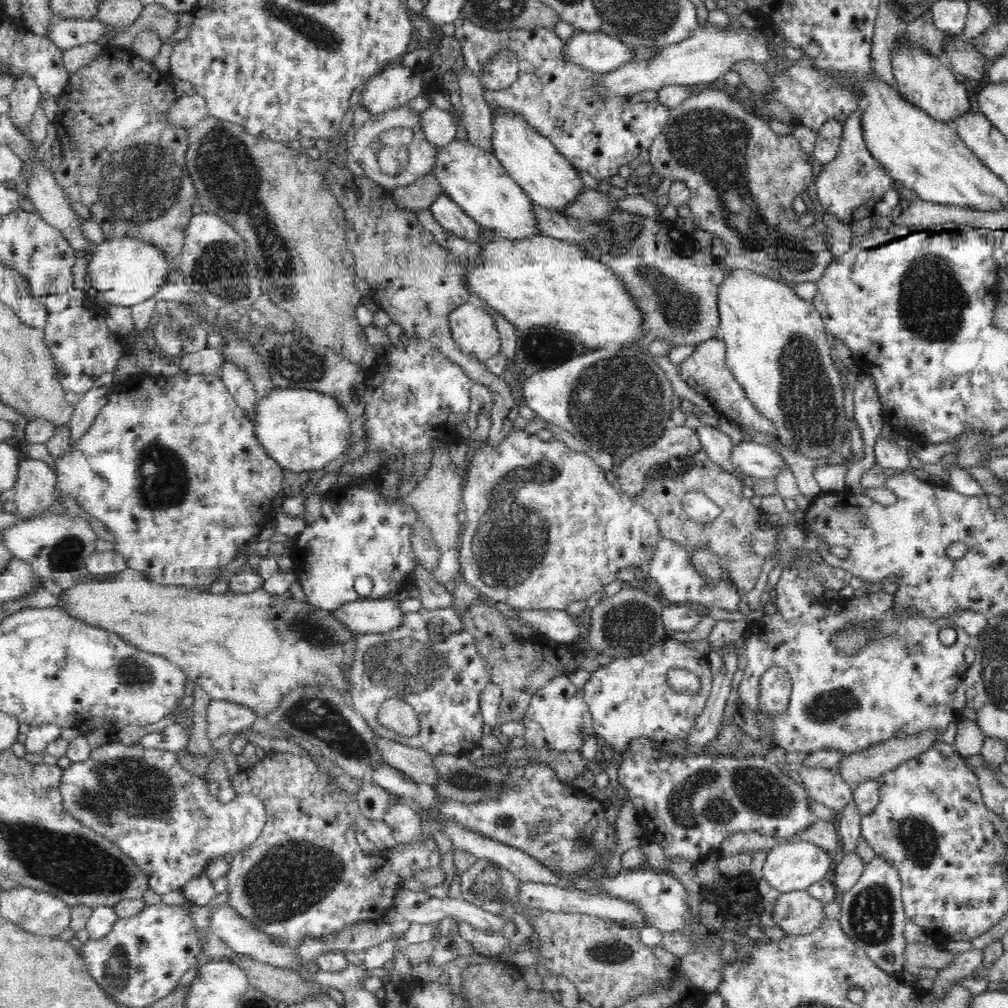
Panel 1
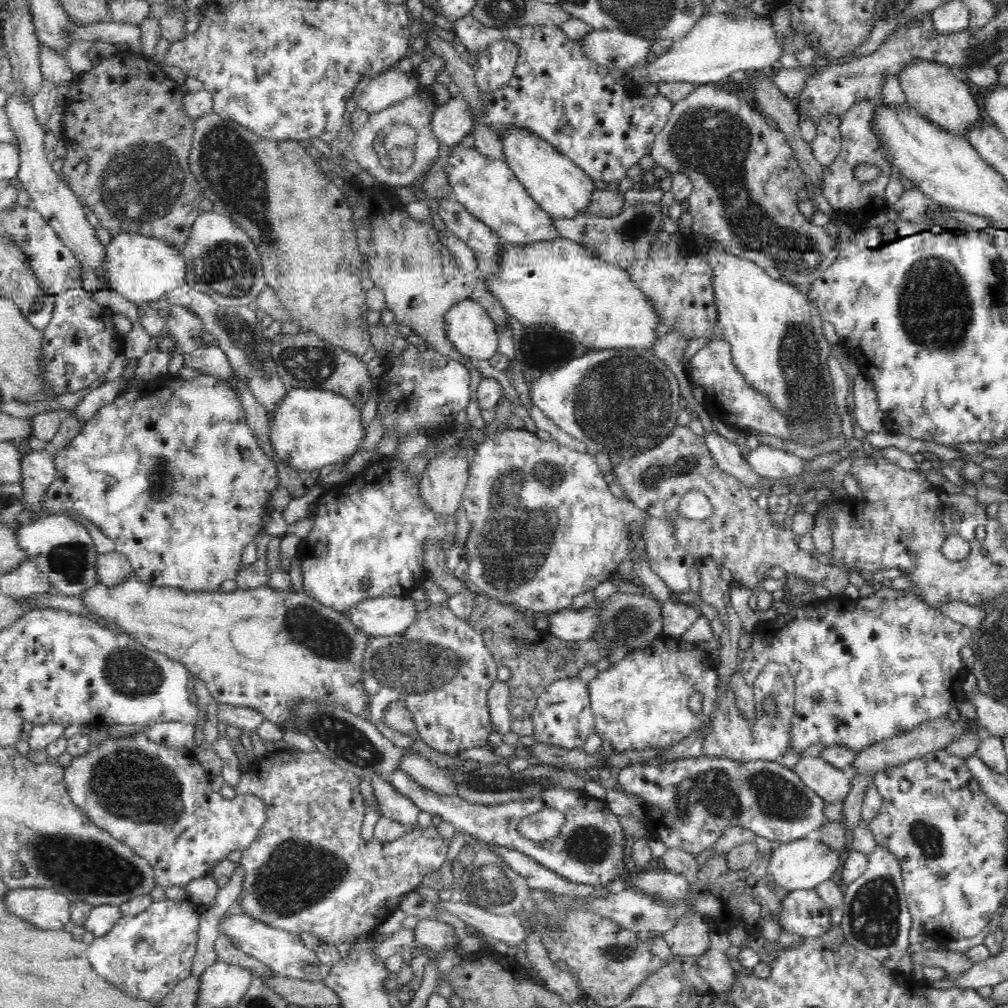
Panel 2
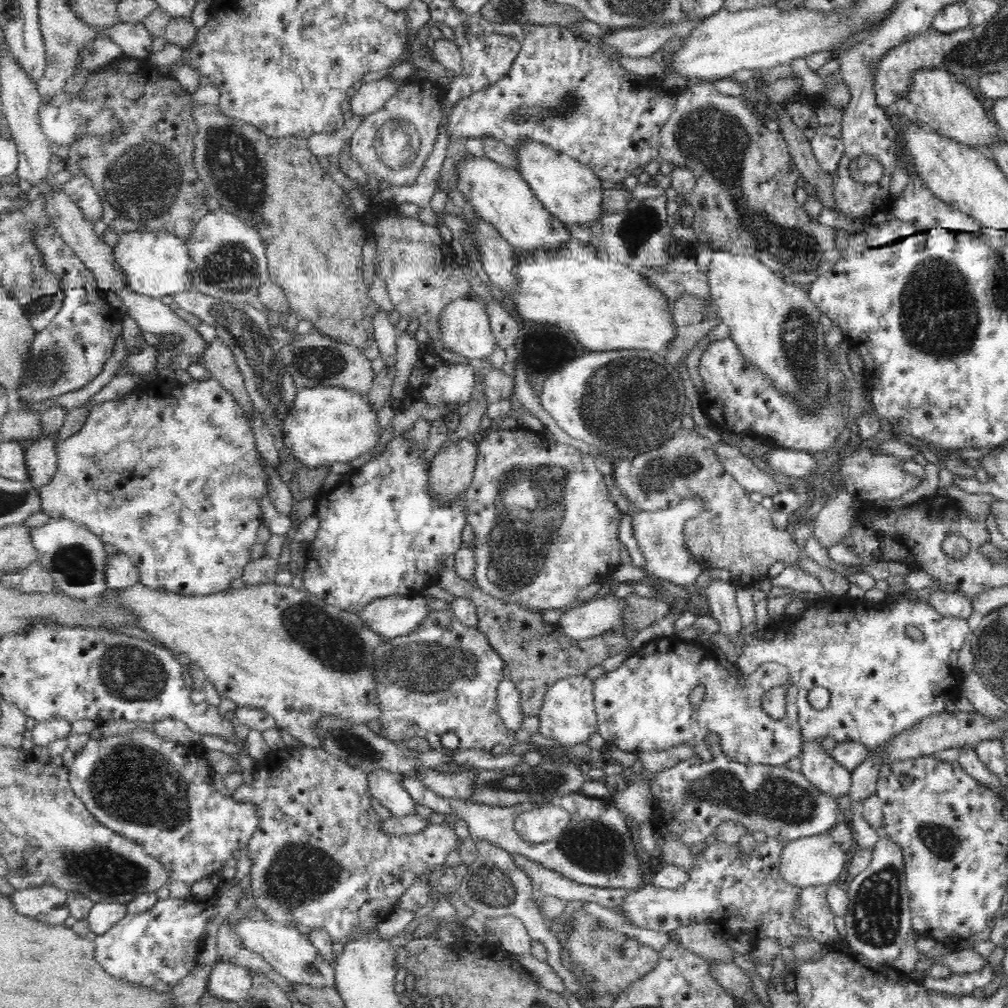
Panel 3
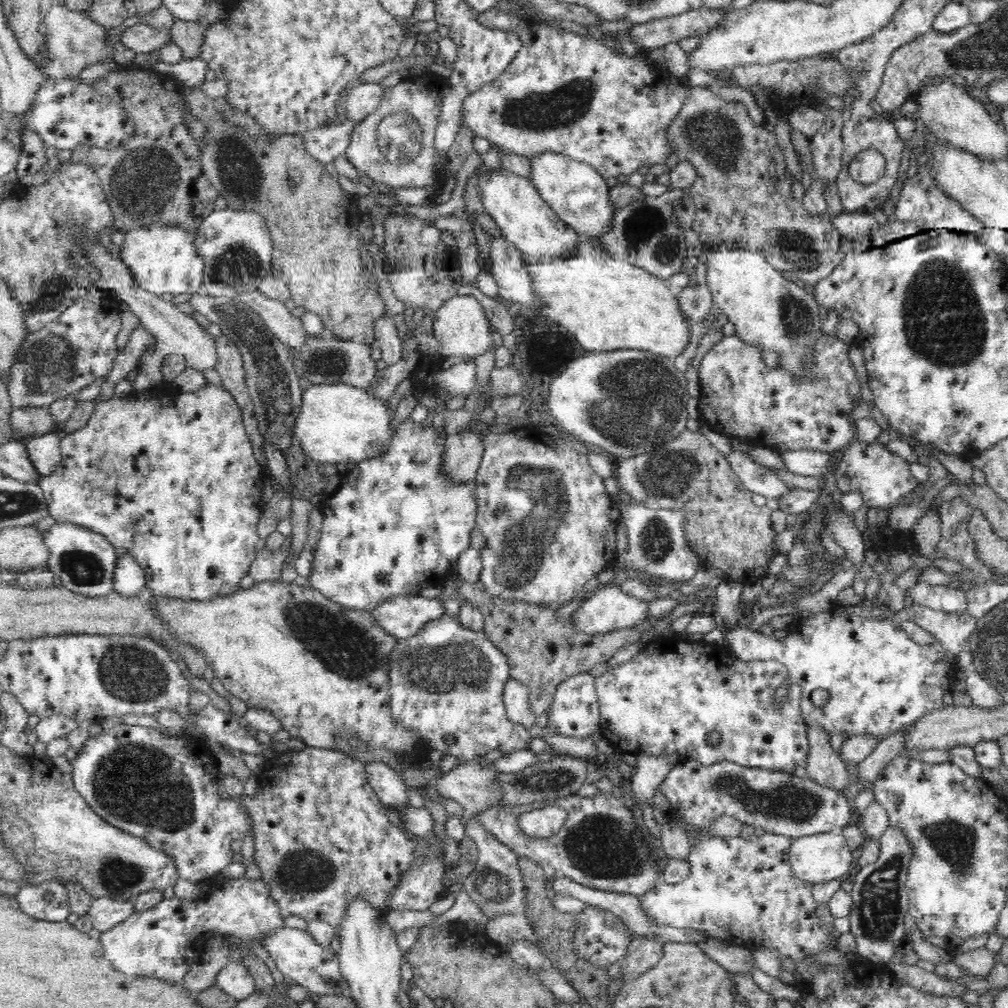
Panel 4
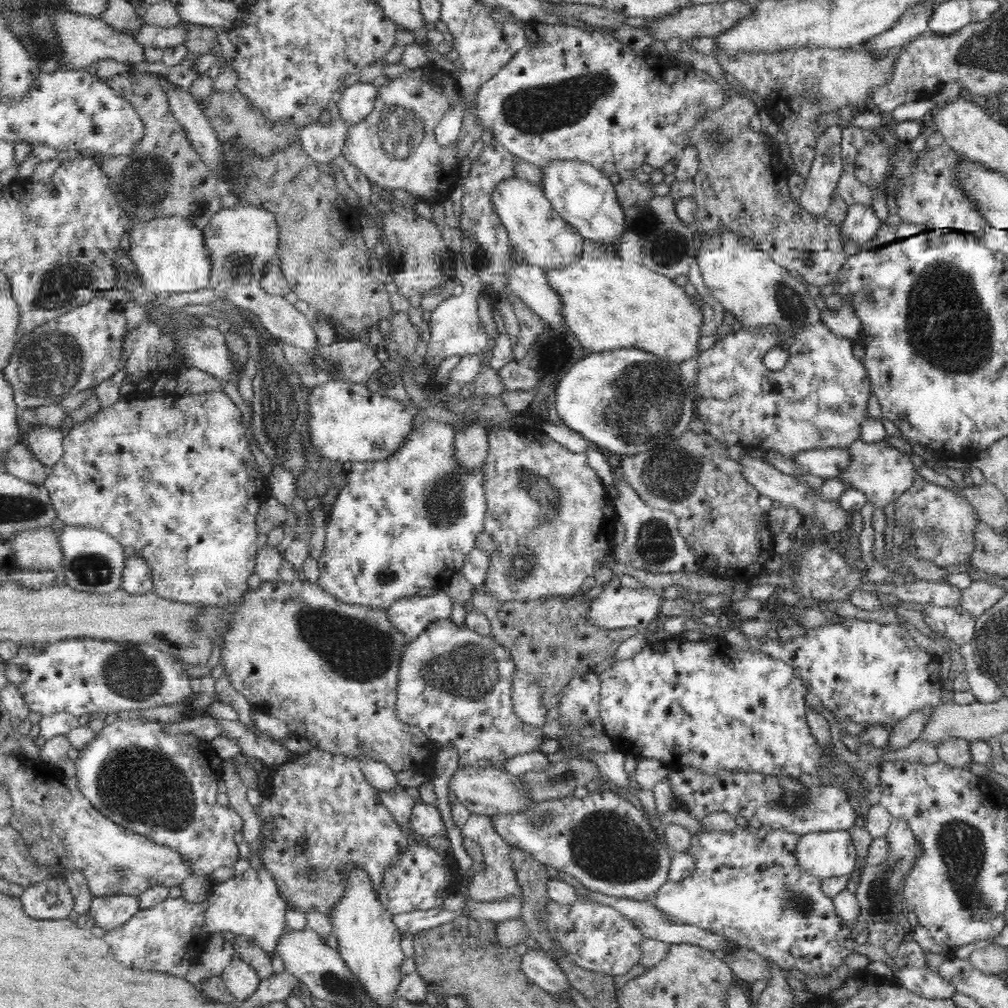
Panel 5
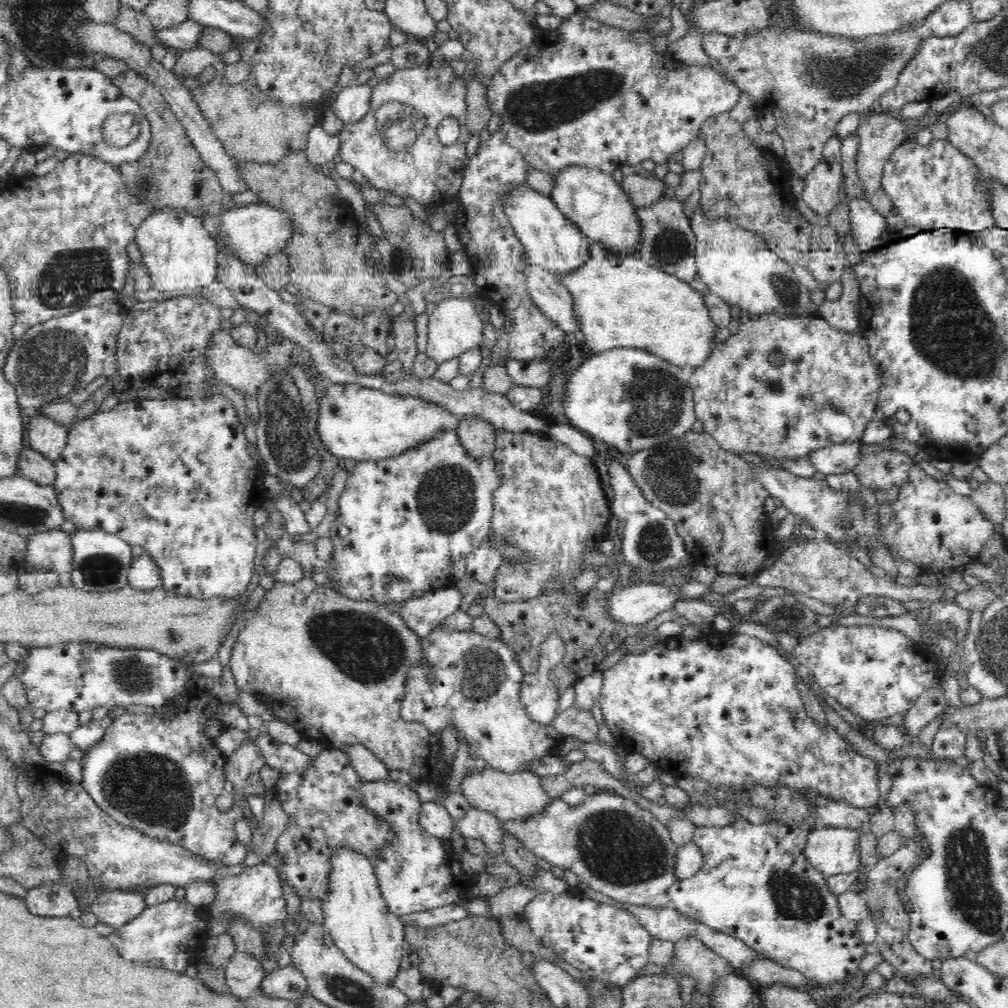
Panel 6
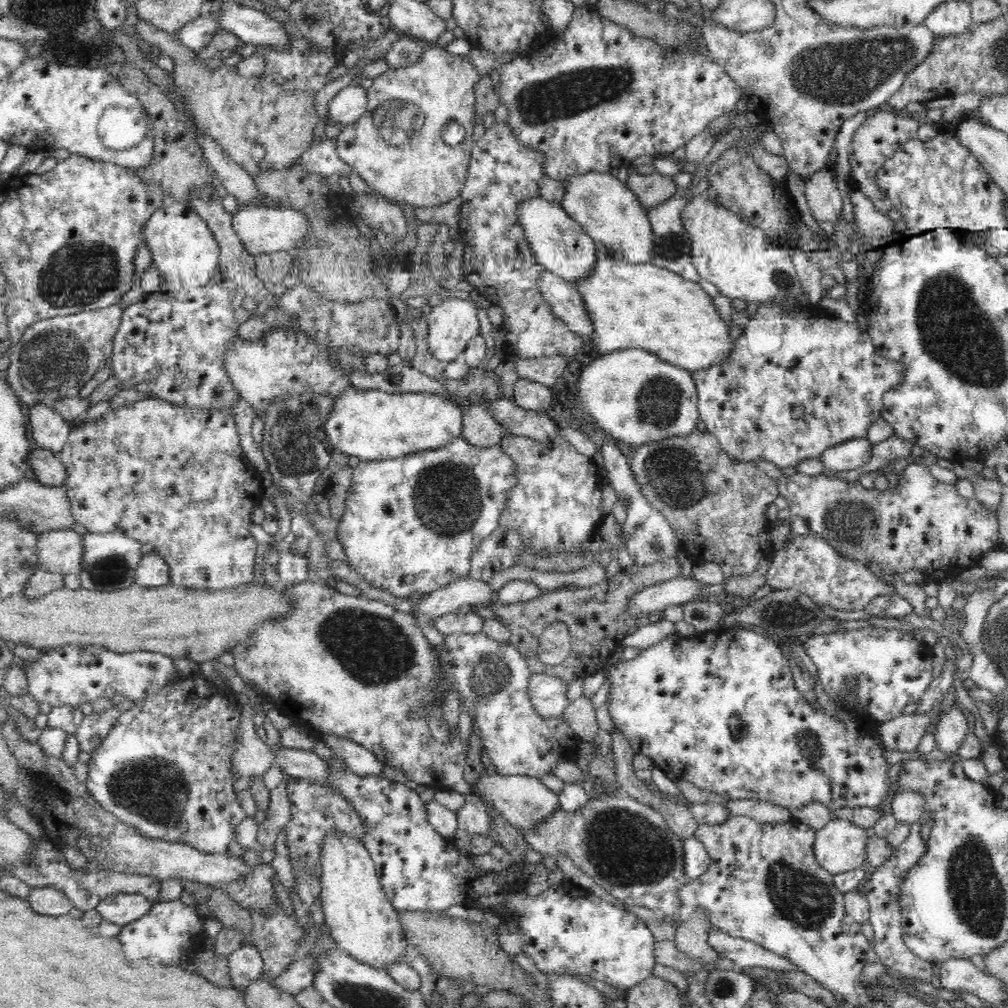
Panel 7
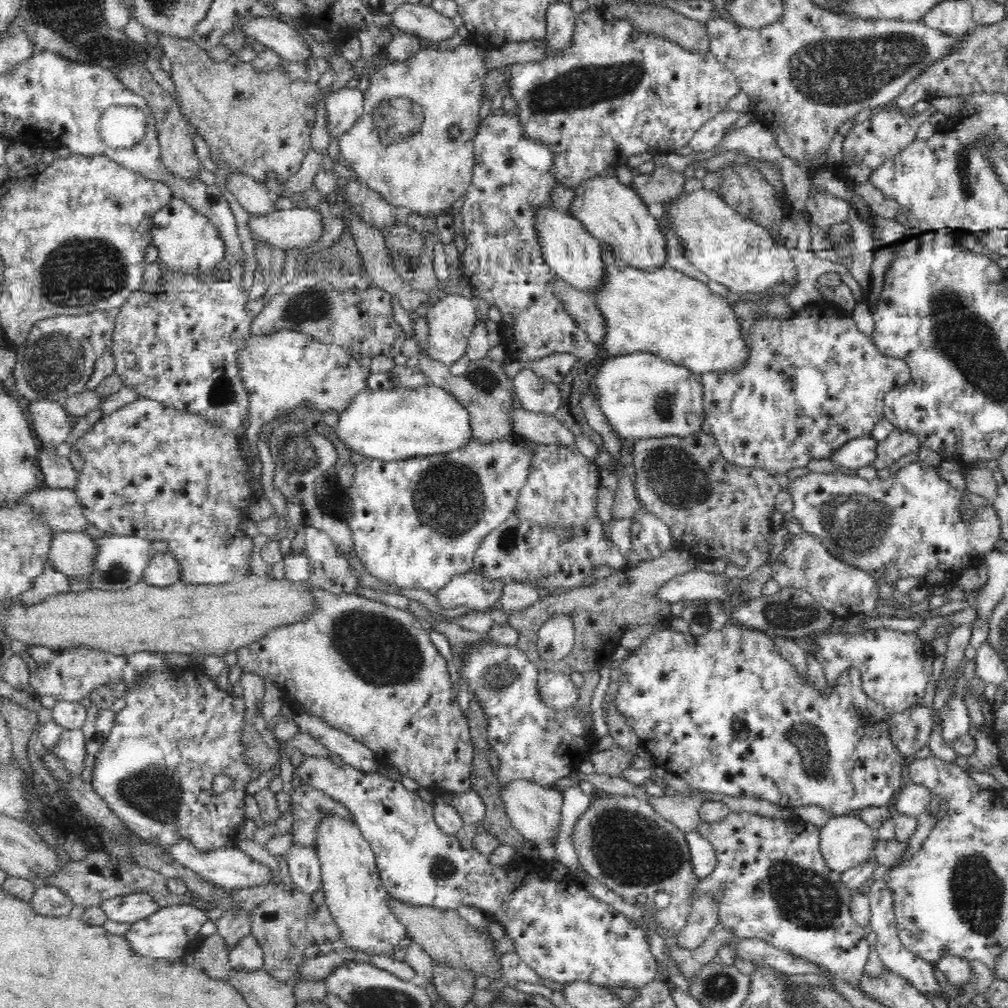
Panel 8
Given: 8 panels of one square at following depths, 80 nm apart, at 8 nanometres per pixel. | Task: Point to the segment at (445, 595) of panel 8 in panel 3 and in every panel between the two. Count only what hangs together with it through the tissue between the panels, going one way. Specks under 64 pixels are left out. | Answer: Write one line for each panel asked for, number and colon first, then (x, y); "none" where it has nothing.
3: (393, 616)
4: (404, 616)
5: (414, 614)
6: (424, 612)
7: (475, 592)

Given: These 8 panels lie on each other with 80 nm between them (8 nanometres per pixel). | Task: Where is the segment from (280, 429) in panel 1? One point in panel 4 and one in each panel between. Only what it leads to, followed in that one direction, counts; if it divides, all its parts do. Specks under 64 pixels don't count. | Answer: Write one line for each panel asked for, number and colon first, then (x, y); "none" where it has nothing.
2: (314, 428)
3: (329, 424)
4: (341, 423)

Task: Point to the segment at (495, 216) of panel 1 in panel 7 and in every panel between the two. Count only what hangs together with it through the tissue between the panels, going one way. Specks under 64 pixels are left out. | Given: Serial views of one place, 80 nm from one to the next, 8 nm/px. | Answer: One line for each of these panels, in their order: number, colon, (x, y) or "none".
2: (488, 188)
3: (501, 196)
4: (527, 221)
5: (543, 238)
6: (552, 241)
7: (560, 244)

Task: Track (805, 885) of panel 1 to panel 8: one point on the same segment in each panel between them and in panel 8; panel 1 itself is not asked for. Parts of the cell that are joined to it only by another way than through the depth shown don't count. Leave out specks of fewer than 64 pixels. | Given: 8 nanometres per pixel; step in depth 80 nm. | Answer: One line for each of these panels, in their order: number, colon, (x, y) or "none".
2: (802, 864)
3: (816, 860)
4: (819, 858)
5: (830, 853)
6: (833, 850)
7: (841, 846)
8: (847, 841)

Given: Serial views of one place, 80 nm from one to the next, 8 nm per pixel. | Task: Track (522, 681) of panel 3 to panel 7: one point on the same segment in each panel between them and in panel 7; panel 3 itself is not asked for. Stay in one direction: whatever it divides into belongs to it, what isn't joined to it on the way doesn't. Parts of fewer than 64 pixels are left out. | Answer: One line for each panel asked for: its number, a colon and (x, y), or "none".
4: (544, 648)
5: (528, 629)
6: (583, 619)
7: (599, 617)

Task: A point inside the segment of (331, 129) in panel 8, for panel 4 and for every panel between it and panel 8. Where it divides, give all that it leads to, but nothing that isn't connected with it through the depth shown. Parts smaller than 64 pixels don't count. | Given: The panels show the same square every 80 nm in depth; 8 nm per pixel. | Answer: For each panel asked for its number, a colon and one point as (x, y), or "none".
4: (361, 99)
5: (355, 102)
6: (351, 104)
7: (349, 104)

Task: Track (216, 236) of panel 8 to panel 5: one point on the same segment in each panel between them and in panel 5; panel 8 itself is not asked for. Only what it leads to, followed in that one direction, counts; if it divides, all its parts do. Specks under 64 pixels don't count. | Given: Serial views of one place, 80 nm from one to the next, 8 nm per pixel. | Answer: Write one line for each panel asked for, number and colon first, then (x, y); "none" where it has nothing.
5: (171, 253)
6: (181, 254)
7: (183, 247)

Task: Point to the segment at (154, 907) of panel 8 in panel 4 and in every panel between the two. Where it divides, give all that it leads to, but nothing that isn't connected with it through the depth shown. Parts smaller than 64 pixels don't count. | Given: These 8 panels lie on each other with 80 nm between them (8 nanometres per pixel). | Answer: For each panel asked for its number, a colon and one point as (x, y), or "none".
4: (105, 913)
5: (108, 912)
6: (115, 908)
7: (121, 909)

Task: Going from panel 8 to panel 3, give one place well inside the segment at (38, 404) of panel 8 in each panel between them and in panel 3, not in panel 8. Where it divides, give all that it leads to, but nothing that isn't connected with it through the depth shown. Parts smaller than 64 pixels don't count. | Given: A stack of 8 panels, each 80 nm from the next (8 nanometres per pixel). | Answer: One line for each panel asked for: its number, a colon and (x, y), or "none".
3: (41, 457)
4: (45, 452)
5: (46, 442)
6: (47, 435)
7: (49, 429)

